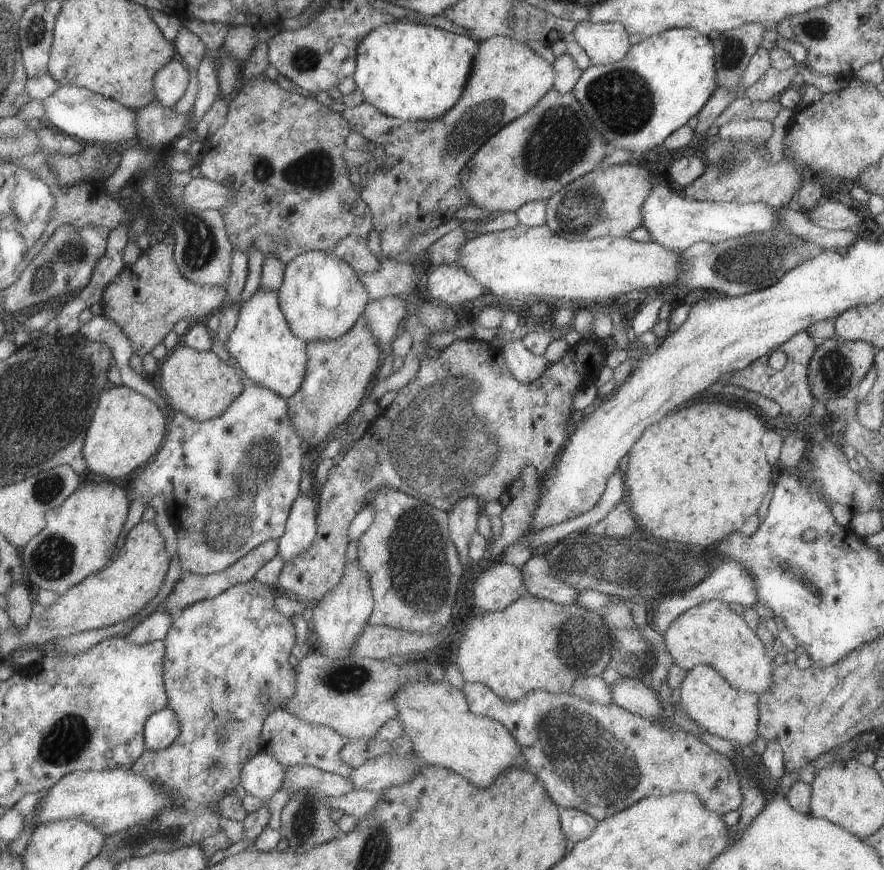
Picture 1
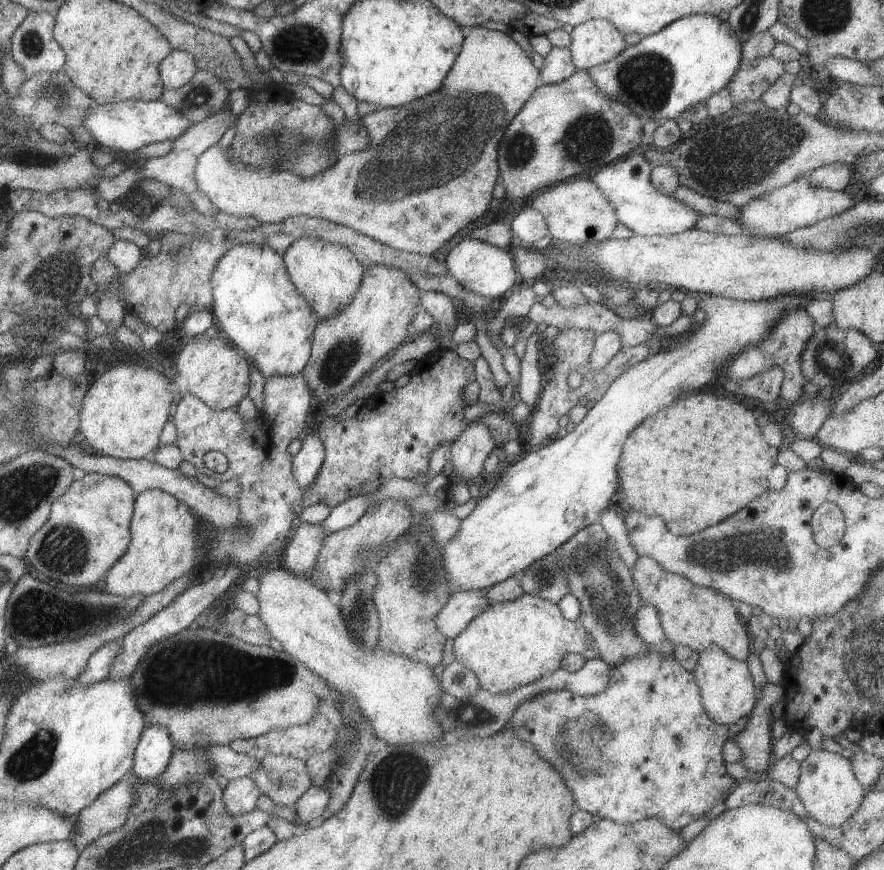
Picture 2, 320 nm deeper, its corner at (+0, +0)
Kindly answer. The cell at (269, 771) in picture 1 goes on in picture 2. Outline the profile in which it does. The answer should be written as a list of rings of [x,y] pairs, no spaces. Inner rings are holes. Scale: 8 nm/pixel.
[[[249,777],[228,780],[221,790],[222,803],[228,815],[242,815],[256,808],[260,790]]]

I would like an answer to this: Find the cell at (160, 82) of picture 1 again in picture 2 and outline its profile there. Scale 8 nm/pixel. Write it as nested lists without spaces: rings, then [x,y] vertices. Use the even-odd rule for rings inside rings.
[[[172,49],[158,64],[158,73],[165,89],[183,86],[191,80],[195,71],[194,58],[179,49]]]

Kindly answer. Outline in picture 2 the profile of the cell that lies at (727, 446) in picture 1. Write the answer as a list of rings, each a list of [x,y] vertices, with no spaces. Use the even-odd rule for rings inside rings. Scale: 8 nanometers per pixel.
[[[691,392],[689,396],[682,396],[675,399],[669,406],[659,409],[654,415],[645,417],[631,432],[625,437],[622,450],[617,463],[618,489],[622,490],[624,508],[631,506],[631,509],[641,511],[647,515],[656,514],[661,518],[662,523],[669,529],[671,534],[685,536],[693,534],[721,522],[739,508],[743,508],[750,500],[757,498],[762,492],[767,491],[767,474],[776,464],[775,447],[770,447],[763,438],[756,419],[753,417],[749,408],[743,408],[739,402],[728,398],[718,398],[709,392]]]

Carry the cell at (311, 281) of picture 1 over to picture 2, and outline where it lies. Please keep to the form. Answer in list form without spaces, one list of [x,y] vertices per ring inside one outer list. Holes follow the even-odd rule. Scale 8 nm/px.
[[[299,237],[282,254],[290,281],[307,301],[308,308],[319,319],[326,319],[344,309],[358,291],[364,268],[355,255],[344,246],[321,239]]]

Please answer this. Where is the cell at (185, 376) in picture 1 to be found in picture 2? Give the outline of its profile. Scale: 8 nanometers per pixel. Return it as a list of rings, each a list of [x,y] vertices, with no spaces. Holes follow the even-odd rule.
[[[222,335],[215,338],[193,338],[176,354],[172,363],[179,372],[179,387],[194,394],[213,410],[236,408],[239,401],[248,393],[250,362]]]

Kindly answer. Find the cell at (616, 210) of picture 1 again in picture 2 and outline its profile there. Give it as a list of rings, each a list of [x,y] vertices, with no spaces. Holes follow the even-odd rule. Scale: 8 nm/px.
[[[569,180],[550,186],[532,200],[532,205],[545,219],[548,235],[555,240],[584,245],[609,239],[618,223],[616,212],[604,194],[589,180]]]

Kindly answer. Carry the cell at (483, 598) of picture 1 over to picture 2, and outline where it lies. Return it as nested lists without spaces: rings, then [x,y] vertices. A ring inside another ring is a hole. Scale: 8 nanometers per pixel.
[[[486,590],[459,591],[448,596],[447,602],[436,614],[437,630],[446,639],[454,639],[467,623],[481,614],[488,604],[485,598]]]

